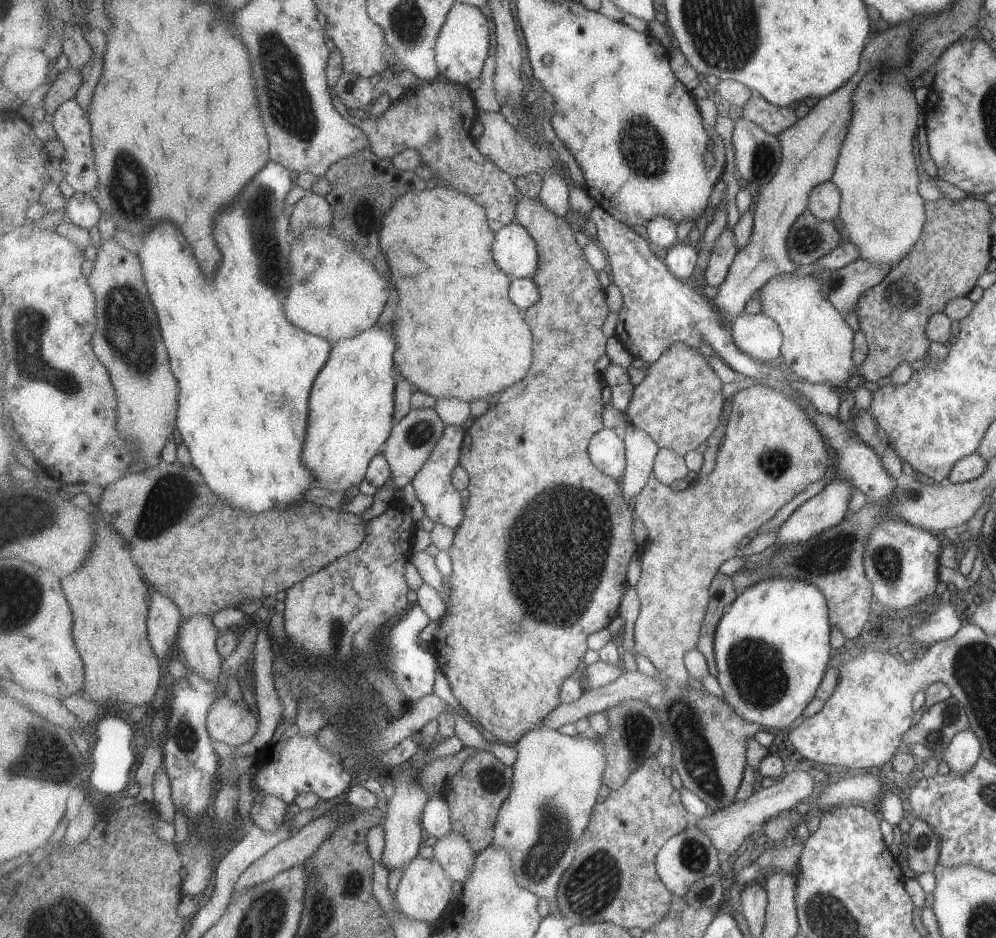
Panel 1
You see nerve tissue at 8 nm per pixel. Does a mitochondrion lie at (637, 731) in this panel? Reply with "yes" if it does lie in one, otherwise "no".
yes

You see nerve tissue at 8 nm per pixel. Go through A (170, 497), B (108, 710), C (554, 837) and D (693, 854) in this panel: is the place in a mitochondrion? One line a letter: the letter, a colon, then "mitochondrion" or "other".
A: mitochondrion
B: other
C: mitochondrion
D: mitochondrion

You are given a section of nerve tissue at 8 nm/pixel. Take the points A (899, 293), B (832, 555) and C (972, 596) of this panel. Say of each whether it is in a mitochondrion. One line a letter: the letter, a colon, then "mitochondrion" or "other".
A: mitochondrion
B: mitochondrion
C: other

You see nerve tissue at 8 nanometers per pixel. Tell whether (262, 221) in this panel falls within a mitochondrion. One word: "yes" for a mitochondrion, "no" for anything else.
yes

